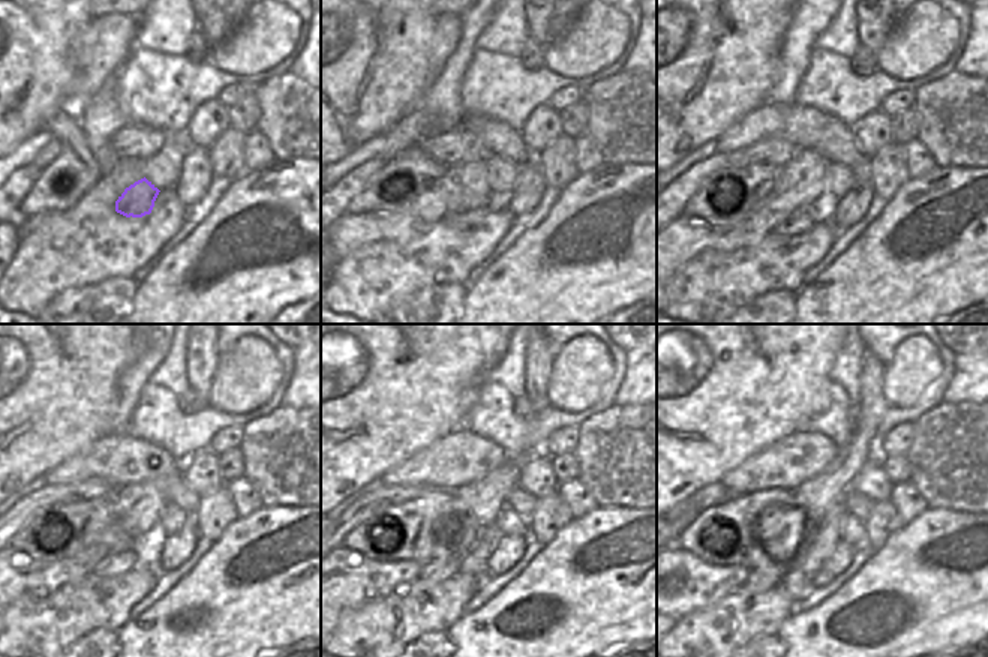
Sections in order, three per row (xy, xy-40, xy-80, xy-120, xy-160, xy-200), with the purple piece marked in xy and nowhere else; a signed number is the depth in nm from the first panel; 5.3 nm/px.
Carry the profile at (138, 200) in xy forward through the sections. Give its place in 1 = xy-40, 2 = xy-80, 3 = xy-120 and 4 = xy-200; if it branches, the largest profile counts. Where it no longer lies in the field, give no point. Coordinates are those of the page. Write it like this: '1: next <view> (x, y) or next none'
1: next xy-40 (462, 221)
2: next xy-80 (801, 221)
3: next xy-120 (114, 564)
4: next xy-200 (762, 579)

